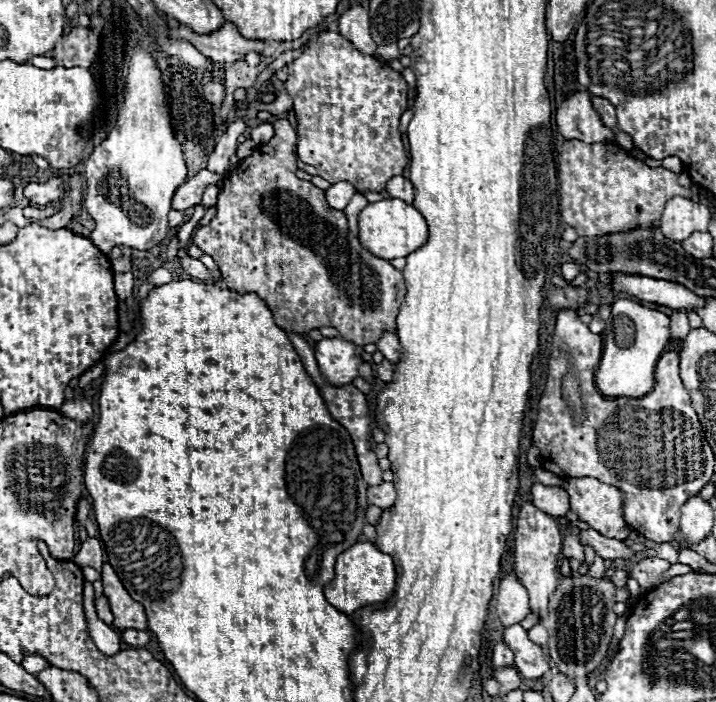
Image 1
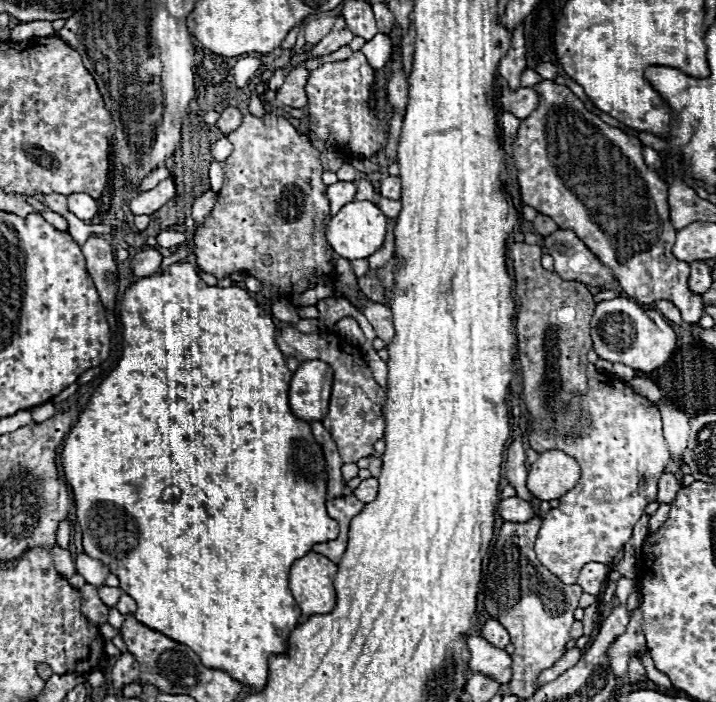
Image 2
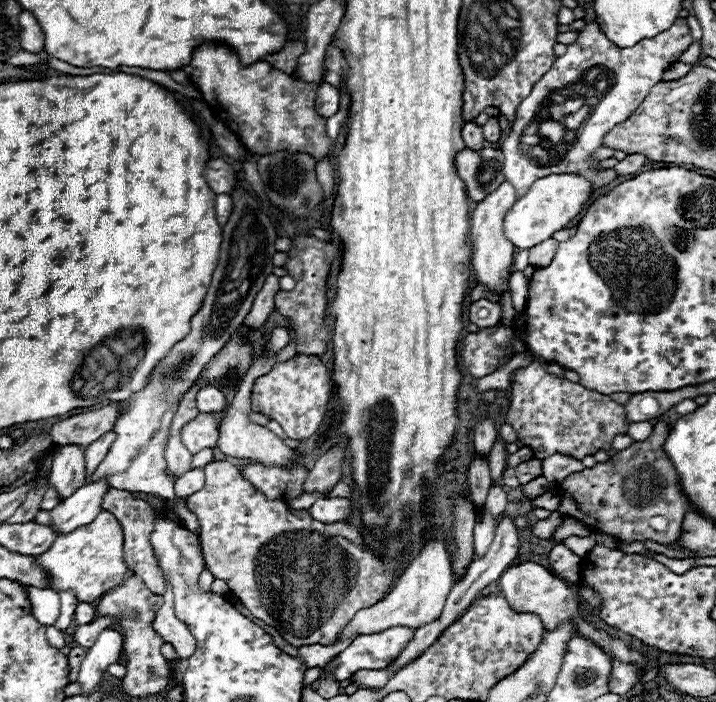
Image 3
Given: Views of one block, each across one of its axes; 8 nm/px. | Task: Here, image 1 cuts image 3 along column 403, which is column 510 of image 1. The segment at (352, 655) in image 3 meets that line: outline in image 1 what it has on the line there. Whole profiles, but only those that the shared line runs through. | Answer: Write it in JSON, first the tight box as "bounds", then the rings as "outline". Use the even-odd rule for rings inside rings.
{"bounds":[502,624,550,680],"outline":[[[520,624],[508,626],[502,634],[502,640],[514,652],[516,670],[524,678],[536,680],[550,670],[550,664],[546,662],[546,656],[542,652],[542,648],[528,638],[526,630]]]}

